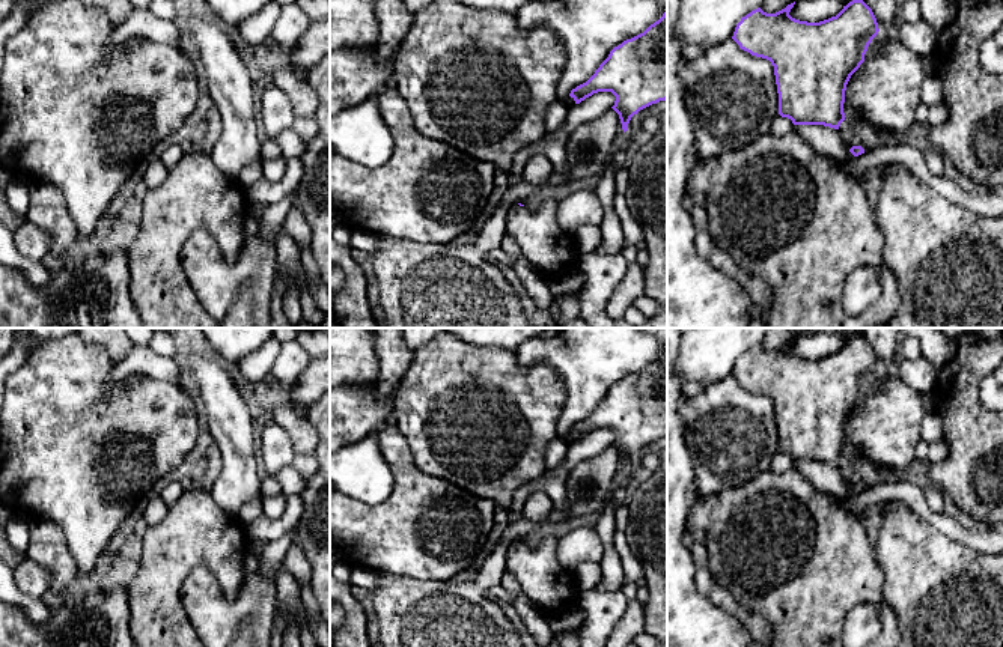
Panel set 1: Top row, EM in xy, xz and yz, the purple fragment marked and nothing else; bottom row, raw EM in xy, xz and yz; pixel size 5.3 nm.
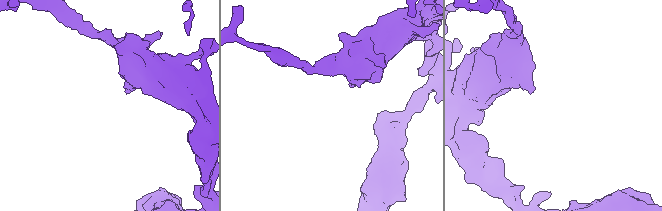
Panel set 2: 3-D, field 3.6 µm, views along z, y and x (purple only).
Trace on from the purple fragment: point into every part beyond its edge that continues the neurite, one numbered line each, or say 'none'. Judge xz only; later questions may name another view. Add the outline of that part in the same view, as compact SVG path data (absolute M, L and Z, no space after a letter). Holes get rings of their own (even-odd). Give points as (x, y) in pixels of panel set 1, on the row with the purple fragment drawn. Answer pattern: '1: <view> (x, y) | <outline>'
1: xz (553, 255) | M542 202L536 209L514 205L506 215L506 235L512 236L538 275L551 281L578 271L581 253L575 235L565 235L557 224L559 202Z

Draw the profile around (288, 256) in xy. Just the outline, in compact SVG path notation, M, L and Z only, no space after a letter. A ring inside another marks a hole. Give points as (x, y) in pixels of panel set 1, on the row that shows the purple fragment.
M285 227L280 229L279 235L282 242L276 247L274 280L286 278L289 281L288 293L291 293L300 289L298 266L301 263L301 250Z

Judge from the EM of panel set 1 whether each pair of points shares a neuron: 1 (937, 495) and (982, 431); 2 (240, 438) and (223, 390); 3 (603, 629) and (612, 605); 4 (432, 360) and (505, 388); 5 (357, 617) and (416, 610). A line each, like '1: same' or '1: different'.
1: different
2: same
3: same
4: same
5: different

